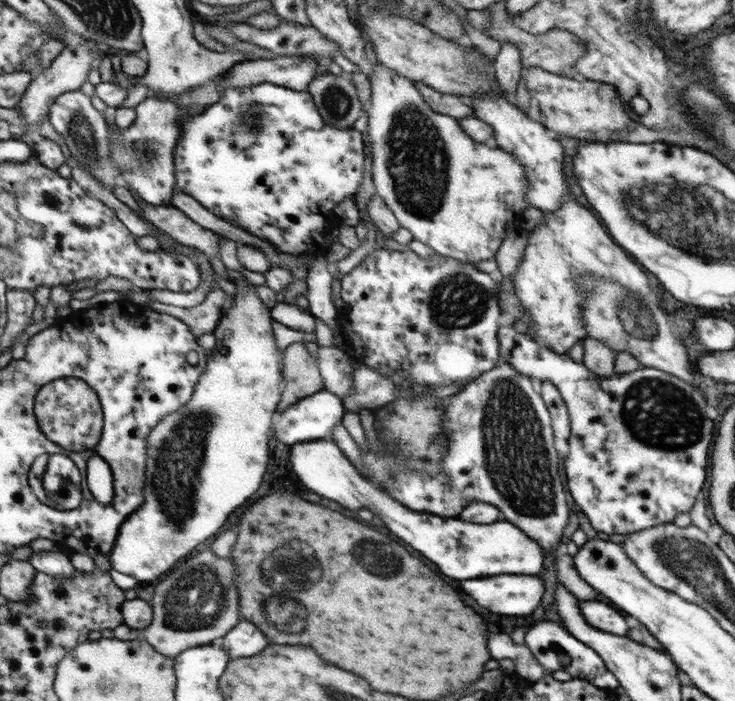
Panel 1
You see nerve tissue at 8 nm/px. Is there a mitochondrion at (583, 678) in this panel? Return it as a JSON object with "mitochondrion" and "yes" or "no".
{"mitochondrion":"no"}

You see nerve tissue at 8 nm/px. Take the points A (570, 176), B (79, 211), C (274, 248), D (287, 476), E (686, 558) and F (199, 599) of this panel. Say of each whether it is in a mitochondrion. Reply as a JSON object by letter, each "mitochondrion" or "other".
{"A":"other","B":"other","C":"other","D":"other","E":"mitochondrion","F":"mitochondrion"}

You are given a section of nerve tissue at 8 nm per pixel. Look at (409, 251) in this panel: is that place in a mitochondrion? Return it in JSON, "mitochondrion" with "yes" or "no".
{"mitochondrion":"no"}

